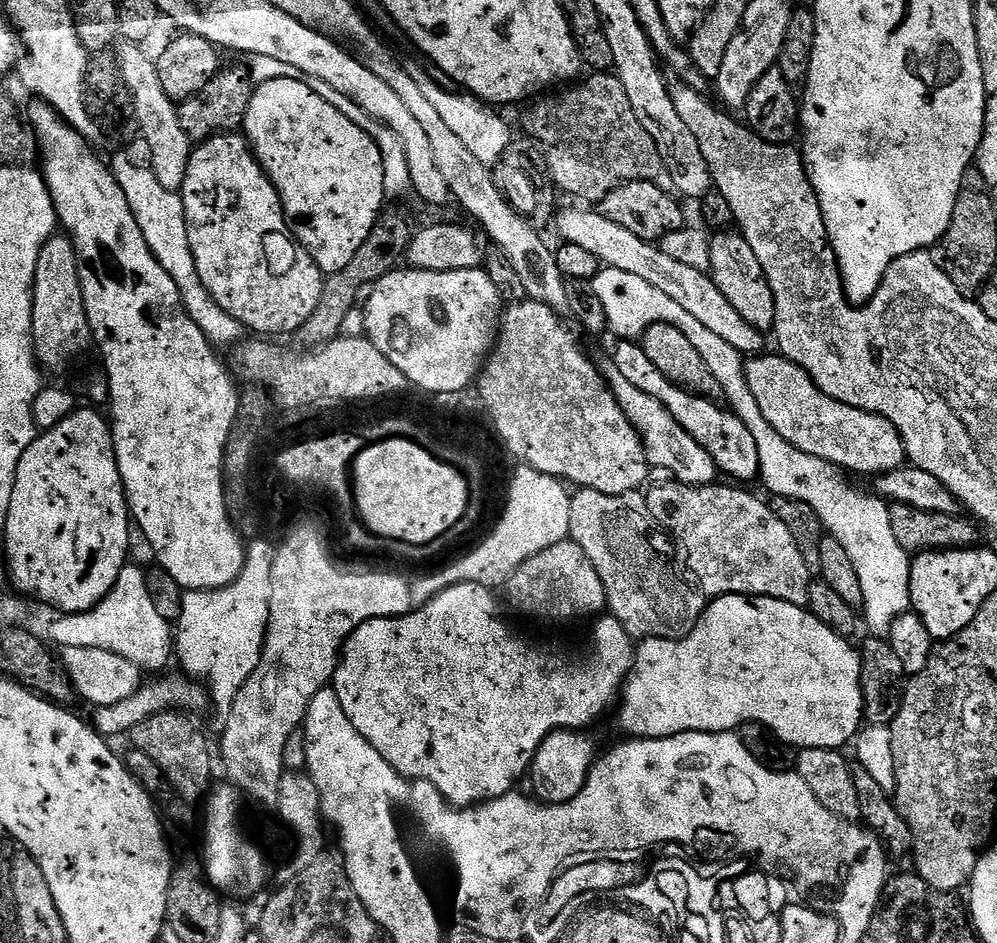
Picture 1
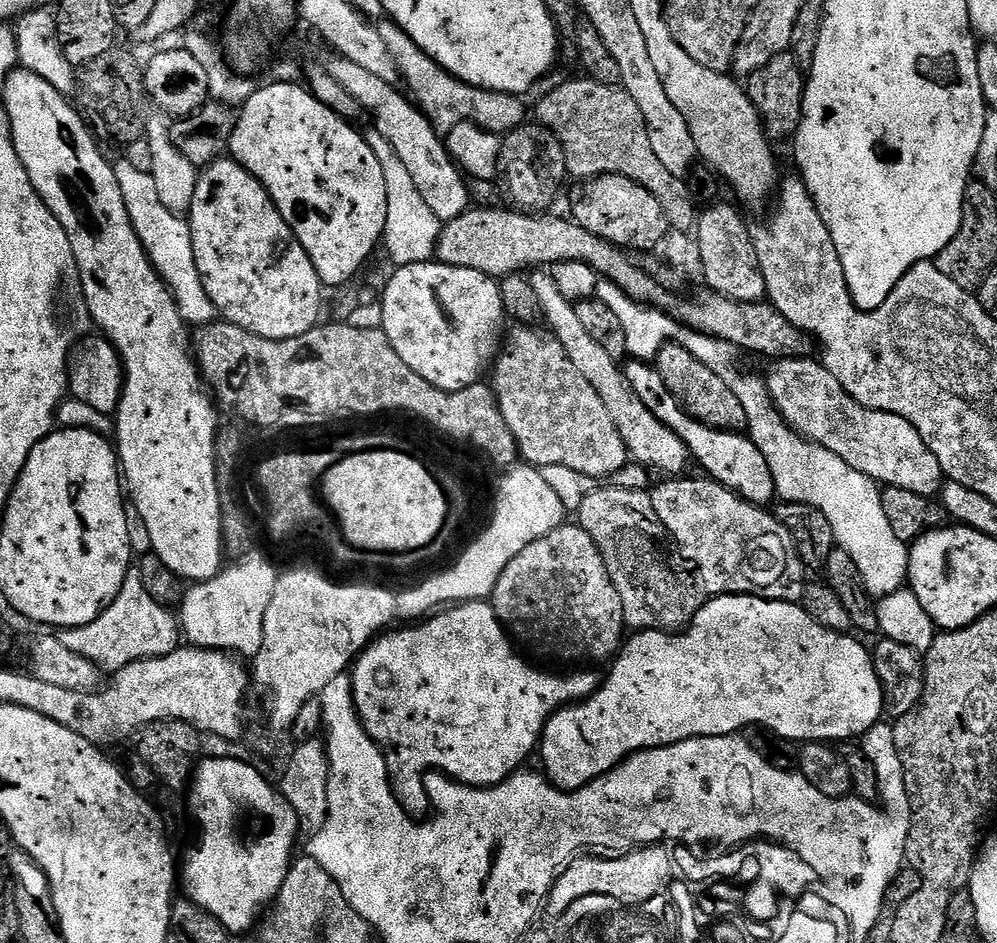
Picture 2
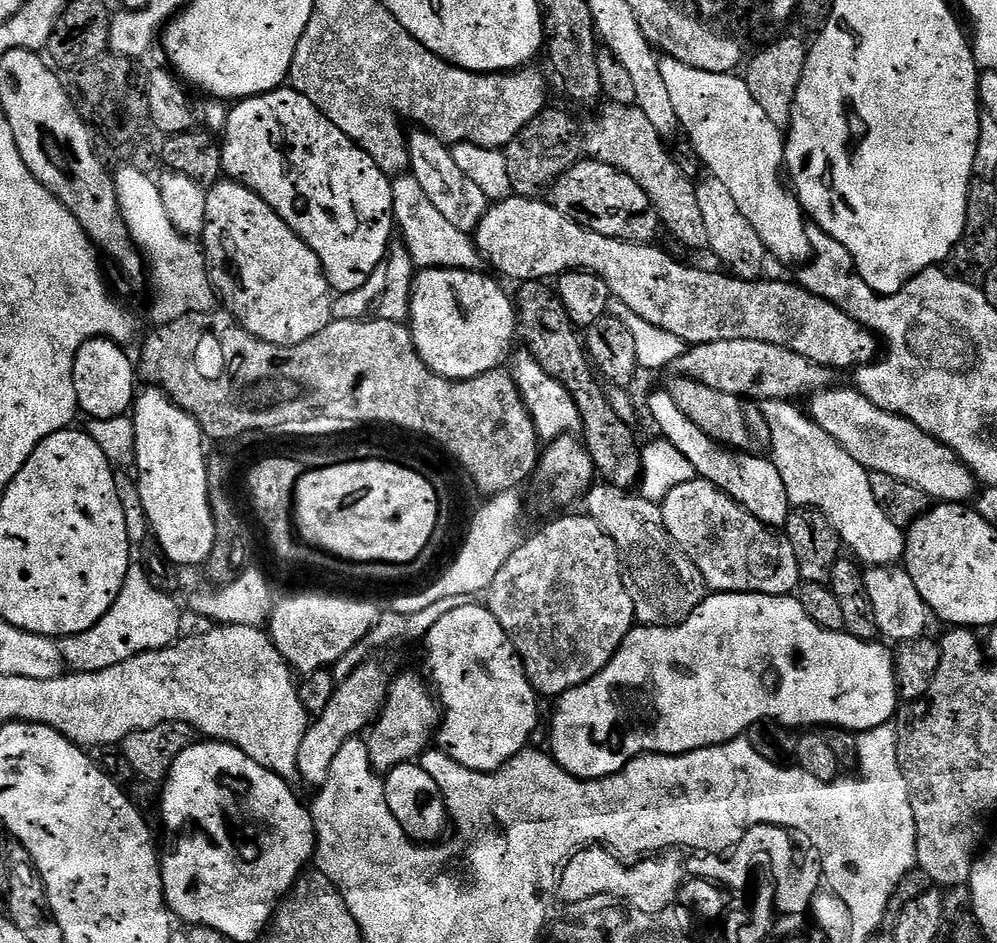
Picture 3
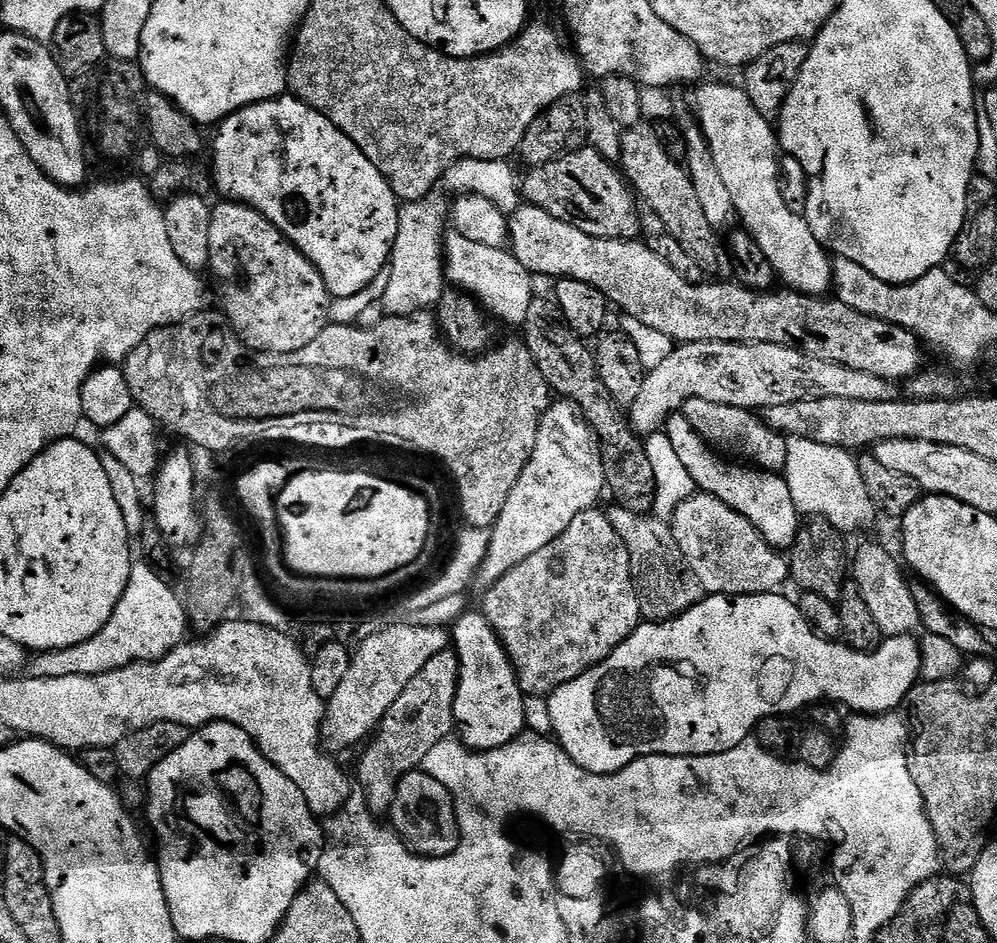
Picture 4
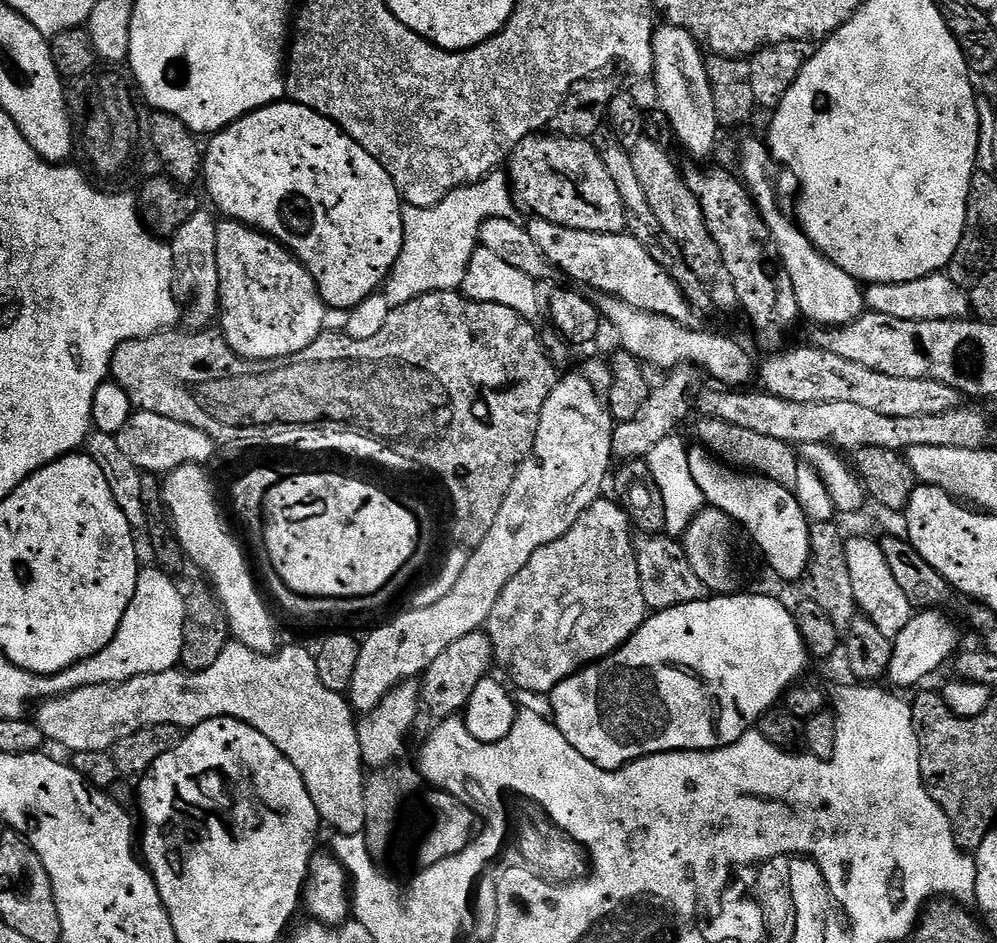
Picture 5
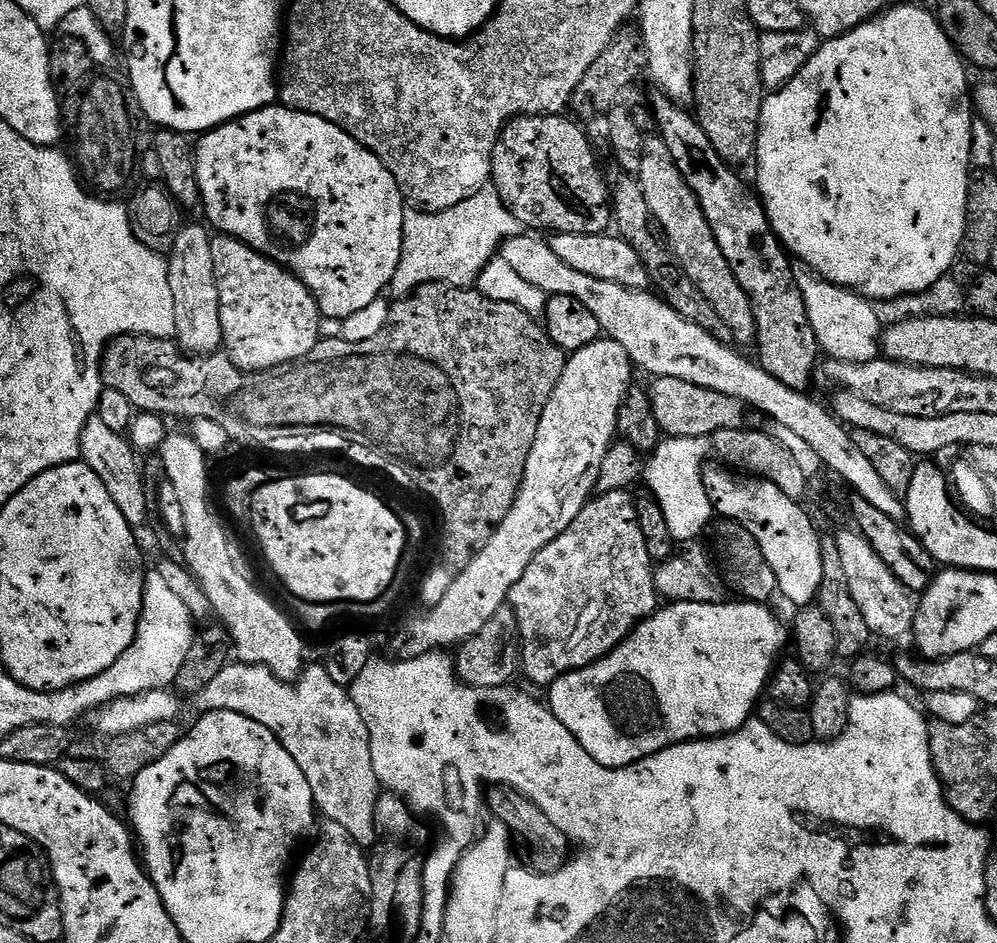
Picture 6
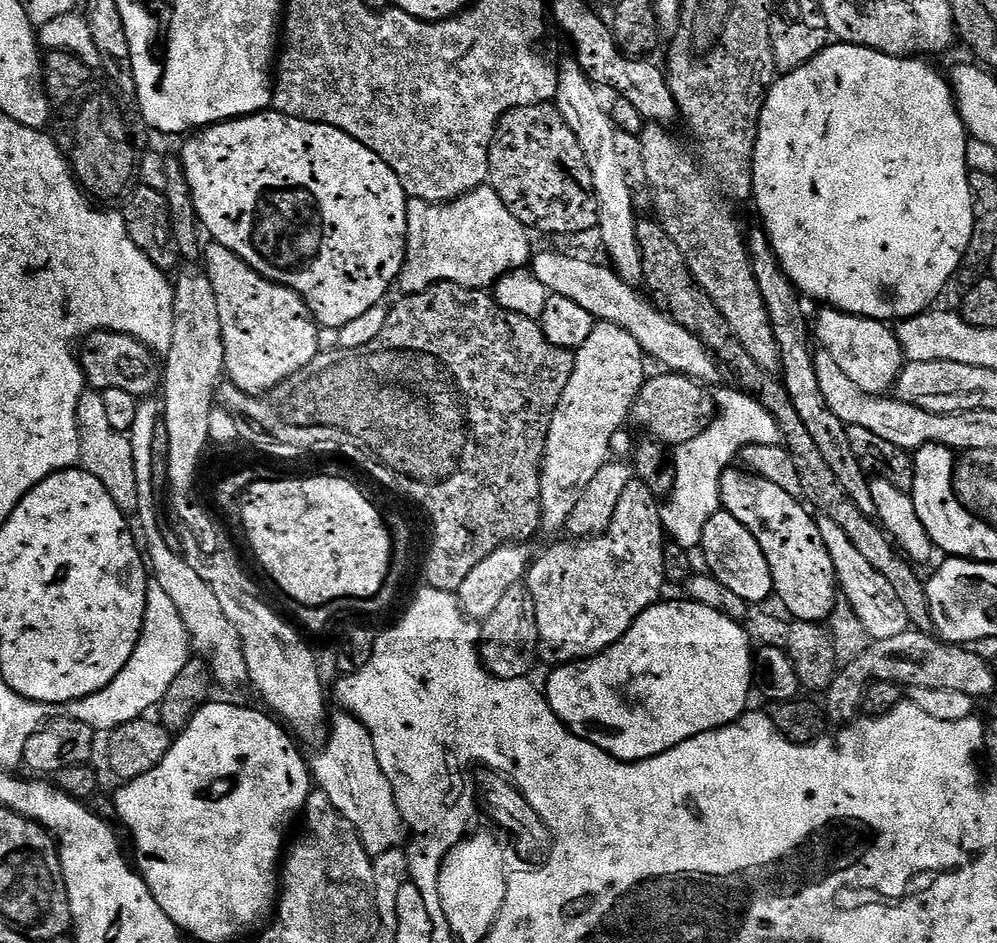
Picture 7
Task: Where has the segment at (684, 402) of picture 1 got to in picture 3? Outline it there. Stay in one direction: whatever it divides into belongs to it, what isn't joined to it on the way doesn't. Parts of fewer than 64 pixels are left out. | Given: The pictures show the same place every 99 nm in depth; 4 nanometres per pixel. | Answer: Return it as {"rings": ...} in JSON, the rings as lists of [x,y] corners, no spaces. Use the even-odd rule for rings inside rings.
{"rings":[[[671,391],[650,393],[648,412],[652,415],[657,430],[660,431],[659,435],[668,440],[670,446],[674,446],[674,450],[678,450],[678,454],[682,454],[682,458],[686,458],[686,462],[690,462],[690,466],[694,466],[699,479],[708,480],[714,486],[718,486],[718,490],[722,490],[727,496],[734,498],[734,502],[738,502],[747,512],[754,514],[754,518],[758,518],[758,522],[762,522],[767,528],[780,530],[787,525],[788,515],[794,511],[794,508],[788,503],[786,485],[782,483],[782,474],[778,474],[775,464],[767,455],[731,451],[723,444],[711,440],[702,430],[698,430],[698,426],[694,426],[694,422],[690,422],[690,418],[686,418],[686,414],[682,414],[682,410],[678,410],[678,405],[674,403]]]}

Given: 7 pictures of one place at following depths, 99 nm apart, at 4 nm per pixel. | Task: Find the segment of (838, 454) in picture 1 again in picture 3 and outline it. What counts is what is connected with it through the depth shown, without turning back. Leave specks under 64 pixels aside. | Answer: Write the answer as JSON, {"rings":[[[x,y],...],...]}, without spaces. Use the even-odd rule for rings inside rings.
{"rings":[[[840,387],[825,388],[823,392],[815,393],[811,397],[810,415],[814,423],[822,426],[822,430],[826,430],[826,434],[830,434],[830,438],[834,438],[834,442],[838,442],[842,446],[842,450],[846,450],[846,454],[850,454],[850,458],[854,458],[854,462],[867,468],[869,473],[890,474],[890,478],[898,478],[910,486],[918,486],[918,490],[922,490],[936,502],[958,504],[971,501],[977,495],[978,481],[976,477],[957,458],[954,450],[947,448],[941,440],[935,440],[929,432],[923,432],[917,424],[910,422],[906,417],[895,416],[892,412],[874,406],[874,402],[867,400],[862,393],[856,391],[855,387]]]}

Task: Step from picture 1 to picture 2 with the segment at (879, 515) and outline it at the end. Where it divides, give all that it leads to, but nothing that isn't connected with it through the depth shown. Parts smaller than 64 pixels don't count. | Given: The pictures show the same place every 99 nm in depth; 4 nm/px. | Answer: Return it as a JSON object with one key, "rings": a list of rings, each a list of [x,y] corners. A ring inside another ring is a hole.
{"rings":[[[601,279],[595,299],[610,306],[622,322],[626,332],[627,355],[631,359],[652,362],[662,346],[677,344],[682,346],[682,350],[690,350],[690,354],[694,354],[698,362],[716,371],[722,381],[734,390],[746,410],[746,435],[754,442],[754,446],[758,446],[758,450],[762,450],[762,458],[766,458],[766,466],[770,466],[770,474],[774,474],[777,497],[789,504],[814,506],[822,510],[822,514],[826,514],[826,522],[830,522],[836,544],[844,548],[850,558],[854,558],[854,566],[858,566],[858,574],[862,574],[862,582],[869,596],[888,596],[905,587],[908,579],[909,545],[903,544],[894,535],[894,530],[890,530],[886,510],[882,510],[881,485],[866,474],[854,470],[854,466],[842,462],[842,458],[826,450],[826,446],[799,436],[790,425],[785,424],[782,414],[770,398],[765,377],[744,372],[740,365],[741,348],[710,334],[687,328],[659,308],[642,304],[627,296],[610,280]]]}

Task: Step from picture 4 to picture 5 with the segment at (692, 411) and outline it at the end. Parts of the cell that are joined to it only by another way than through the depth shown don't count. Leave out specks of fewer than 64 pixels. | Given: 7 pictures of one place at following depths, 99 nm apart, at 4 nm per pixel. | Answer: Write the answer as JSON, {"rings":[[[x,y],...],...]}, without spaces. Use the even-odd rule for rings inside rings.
{"rings":[[[708,417],[700,418],[697,422],[696,436],[703,447],[727,466],[764,476],[784,489],[795,491],[798,484],[798,470],[802,462],[793,445],[780,442],[776,438],[764,437],[763,434],[743,429],[742,426],[733,426],[730,422],[722,422],[721,419]]]}

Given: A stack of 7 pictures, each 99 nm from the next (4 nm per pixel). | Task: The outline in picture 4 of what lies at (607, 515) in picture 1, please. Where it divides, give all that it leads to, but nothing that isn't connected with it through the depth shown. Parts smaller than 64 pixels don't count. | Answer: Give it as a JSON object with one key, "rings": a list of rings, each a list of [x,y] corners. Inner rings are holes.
{"rings":[[[617,506],[610,508],[606,512],[610,524],[618,530],[618,538],[626,542],[626,550],[630,550],[632,581],[640,599],[640,615],[645,621],[672,620],[705,599],[702,582],[698,582],[682,550],[678,550],[669,521],[659,520],[655,514],[630,513]]]}

